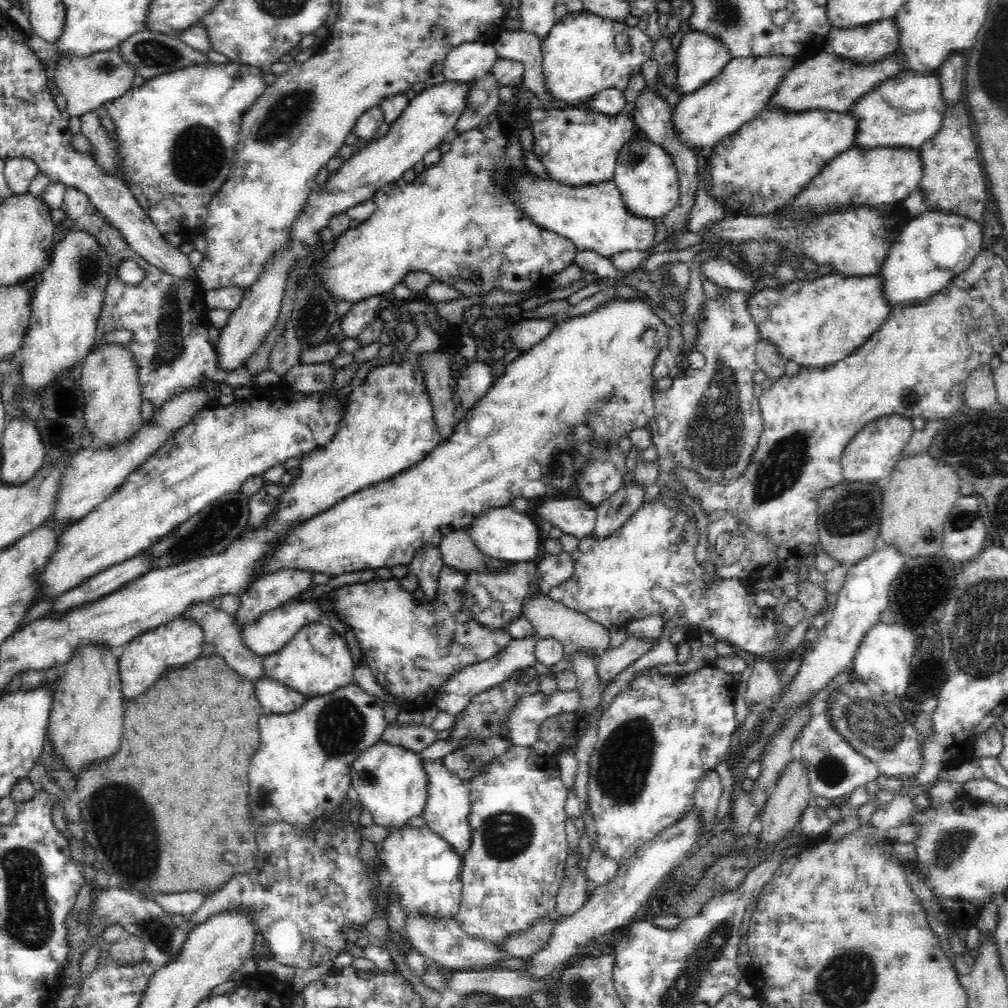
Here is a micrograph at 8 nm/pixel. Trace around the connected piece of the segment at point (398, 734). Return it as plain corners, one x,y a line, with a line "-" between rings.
396,720
393,724
388,724
381,740
419,754
440,740
437,738
437,733
422,723
398,723

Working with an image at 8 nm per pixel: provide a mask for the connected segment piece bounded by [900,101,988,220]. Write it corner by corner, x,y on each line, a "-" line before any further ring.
956,102
948,106
939,131
928,139
919,151
923,162
922,178
917,190
900,202
907,216
914,218
922,212
942,211
979,220
987,204
988,186
986,186
978,146
974,142
970,113
966,110
964,102

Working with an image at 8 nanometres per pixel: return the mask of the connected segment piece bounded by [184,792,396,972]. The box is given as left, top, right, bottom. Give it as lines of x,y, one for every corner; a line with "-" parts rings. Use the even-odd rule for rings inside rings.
351,792
337,807
325,811
324,815
318,816
304,826
278,822
278,824
264,824
262,828
256,828
259,857
255,868
234,876
214,894
208,895
193,913
184,915
184,920
193,922
196,926
220,910
253,908
255,924
264,936
267,947
274,956
273,959
284,966
312,968
327,960
334,960
341,952
350,951
354,958
368,958
375,962
376,969
379,971
394,972
396,968
387,948
378,948
376,945
359,947
346,938
346,934
354,926
364,926
374,917
374,899
370,879
367,878
365,864
358,856
364,840
361,833
363,824
355,826
349,820
350,811
356,808
358,803
359,809
362,810
358,797
-
336,813
341,814
340,819
335,818

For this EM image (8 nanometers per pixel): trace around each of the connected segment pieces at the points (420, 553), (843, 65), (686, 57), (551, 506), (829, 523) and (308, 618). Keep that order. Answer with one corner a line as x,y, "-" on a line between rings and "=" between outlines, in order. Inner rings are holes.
438,546
422,547
414,552
409,563
410,571
418,577
419,586
424,590
424,598
427,600
434,600
436,596
436,584
442,566
444,561
=
822,50
816,56
796,64
783,76
778,88
772,93
766,110
845,112
855,105
859,97
863,97
882,81
894,78
901,72
899,55
895,52
878,60
878,63
863,66
856,62
847,62
847,59
=
701,31
686,32
675,57
677,90
687,95
706,86
730,59
730,51
714,37
=
555,497
554,500
538,500
536,515
540,522
547,520
563,534
581,539
592,534
597,520
597,510
591,509
580,498
=
844,479
840,484
820,492
817,500
818,538
823,550
836,563
849,569
873,553
883,506
883,491
880,492
878,486
883,488
884,484
885,482
851,483
=
298,598
290,599
287,603
282,604
275,609
270,609
268,612
263,612
258,620
239,627
243,643
255,655
266,656
272,655
273,652
278,652
282,647
286,646
293,636
300,631
302,626
310,624
310,622
318,622
322,618
322,607
319,602
302,601

